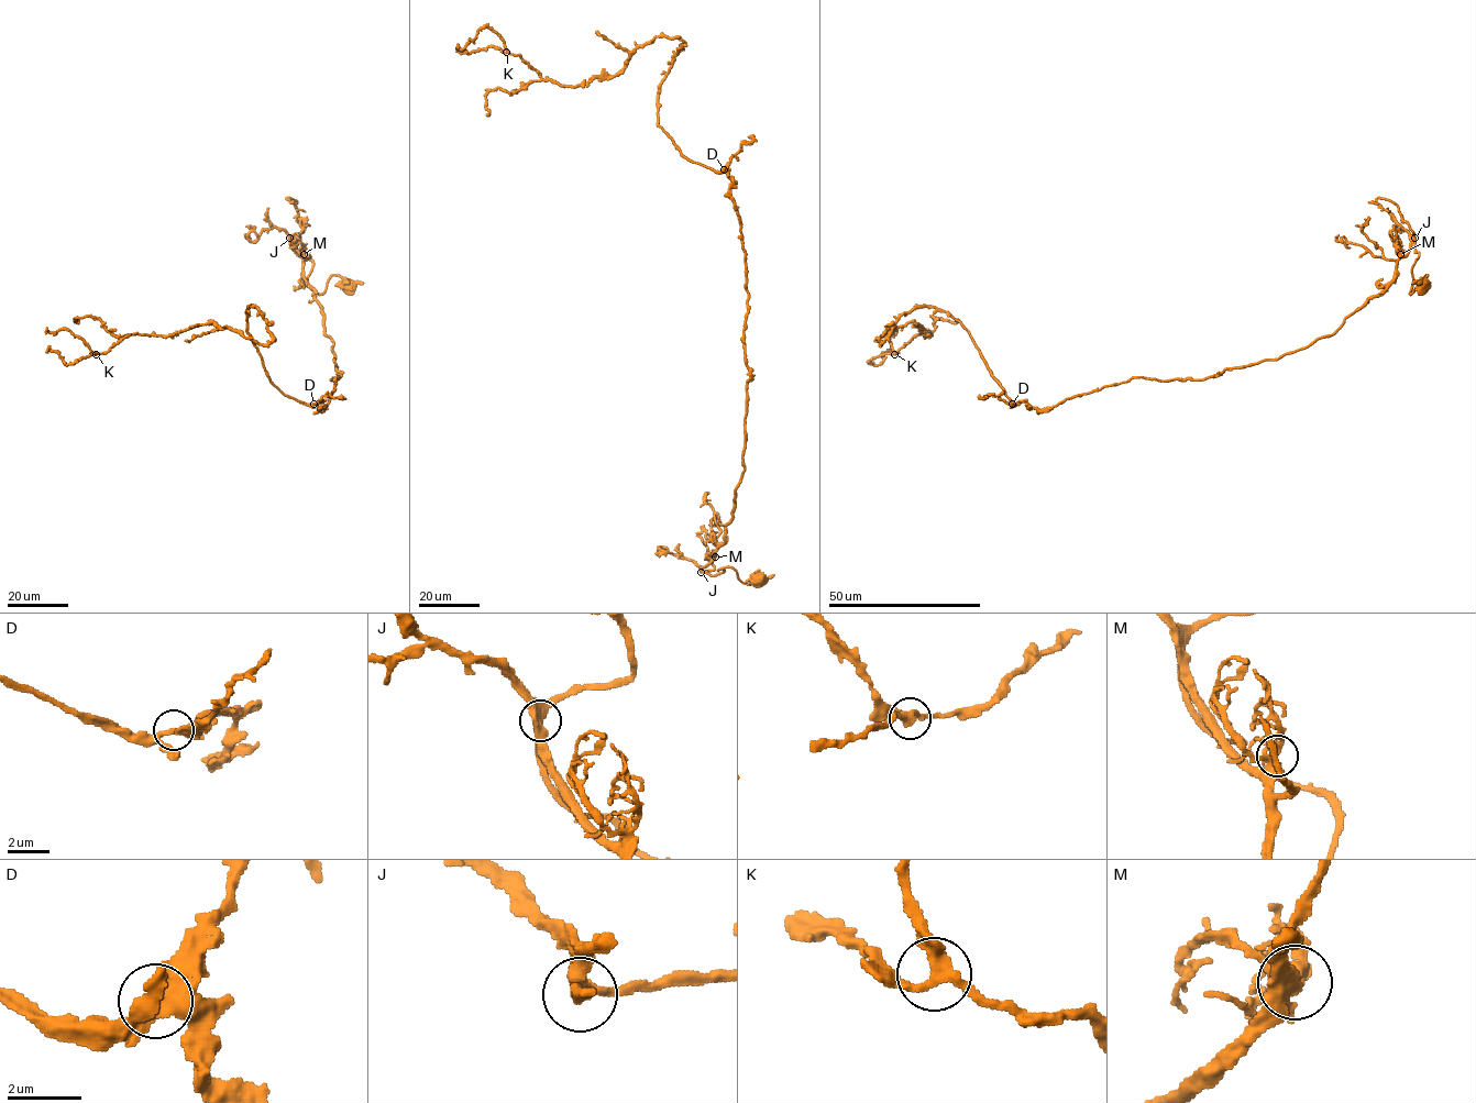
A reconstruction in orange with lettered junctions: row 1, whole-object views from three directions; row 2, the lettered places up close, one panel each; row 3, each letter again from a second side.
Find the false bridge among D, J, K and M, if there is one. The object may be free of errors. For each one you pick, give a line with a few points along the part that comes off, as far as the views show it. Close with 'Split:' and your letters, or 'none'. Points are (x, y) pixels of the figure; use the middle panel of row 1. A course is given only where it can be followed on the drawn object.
Split: none

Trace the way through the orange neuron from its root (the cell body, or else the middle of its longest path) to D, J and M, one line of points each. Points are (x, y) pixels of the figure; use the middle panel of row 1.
D: (759, 578), (744, 584), (730, 566), (713, 576), (701, 571), (731, 519), (750, 377), (746, 254), (724, 169)
J: (759, 578), (744, 584), (730, 566), (717, 570), (723, 571), (713, 576), (701, 571)
M: (759, 578), (744, 584), (730, 566), (717, 570), (723, 571), (713, 576), (701, 571), (715, 556)

